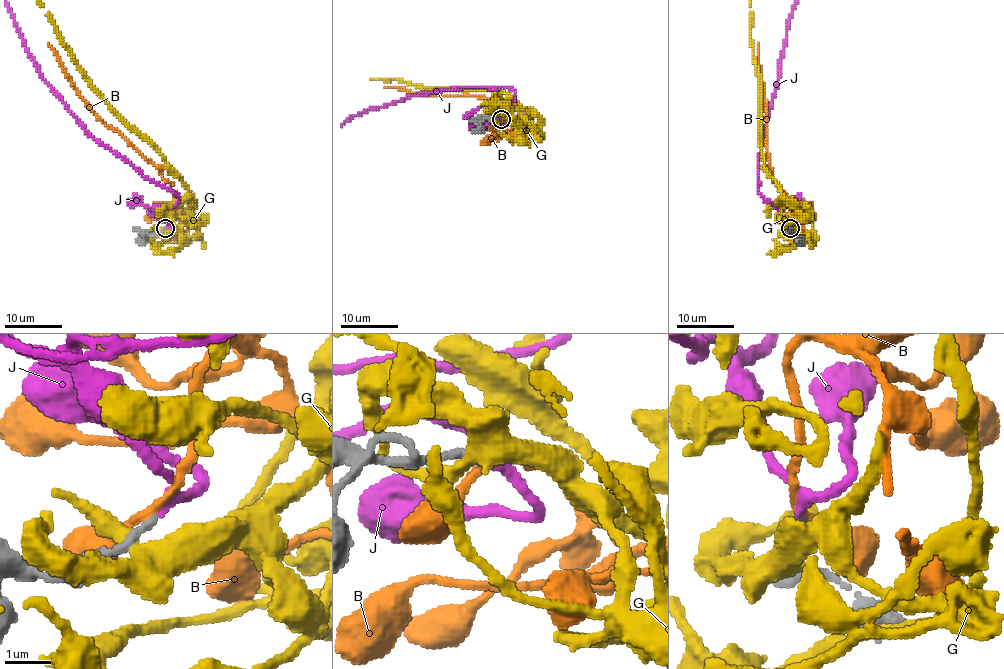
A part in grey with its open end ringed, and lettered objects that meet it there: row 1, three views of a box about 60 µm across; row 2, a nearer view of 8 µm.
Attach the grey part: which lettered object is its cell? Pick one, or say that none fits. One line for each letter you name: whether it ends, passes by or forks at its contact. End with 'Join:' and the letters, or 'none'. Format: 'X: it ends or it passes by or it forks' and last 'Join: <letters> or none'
J: it passes by
Join: J

